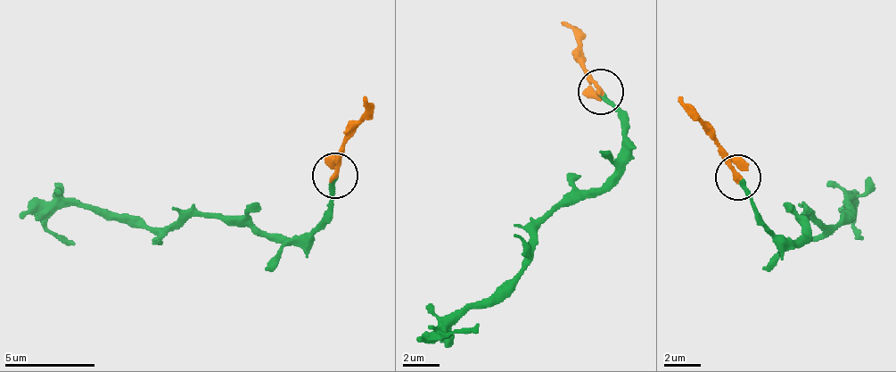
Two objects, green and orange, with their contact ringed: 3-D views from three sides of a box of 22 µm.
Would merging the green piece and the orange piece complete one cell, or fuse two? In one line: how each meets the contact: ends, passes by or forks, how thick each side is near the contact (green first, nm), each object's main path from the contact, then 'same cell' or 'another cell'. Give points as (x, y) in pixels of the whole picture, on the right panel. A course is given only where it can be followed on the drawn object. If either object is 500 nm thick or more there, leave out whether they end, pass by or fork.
green ends there; orange passes by; 260 nm thick on the green side, 190 nm on the other; green runs (738, 178), (776, 235), (801, 238), (809, 212), (838, 223), (847, 201), (855, 219), (853, 238); orange runs (738, 178), (678, 98); same cell

